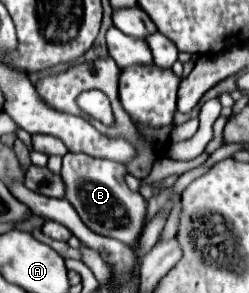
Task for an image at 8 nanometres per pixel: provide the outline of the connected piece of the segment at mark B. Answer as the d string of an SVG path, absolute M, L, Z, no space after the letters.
M68 152L62 156L62 180L66 186L66 200L76 208L80 220L96 234L134 244L142 232L146 218L146 200L126 186L128 168L124 164L94 158L88 154Z

